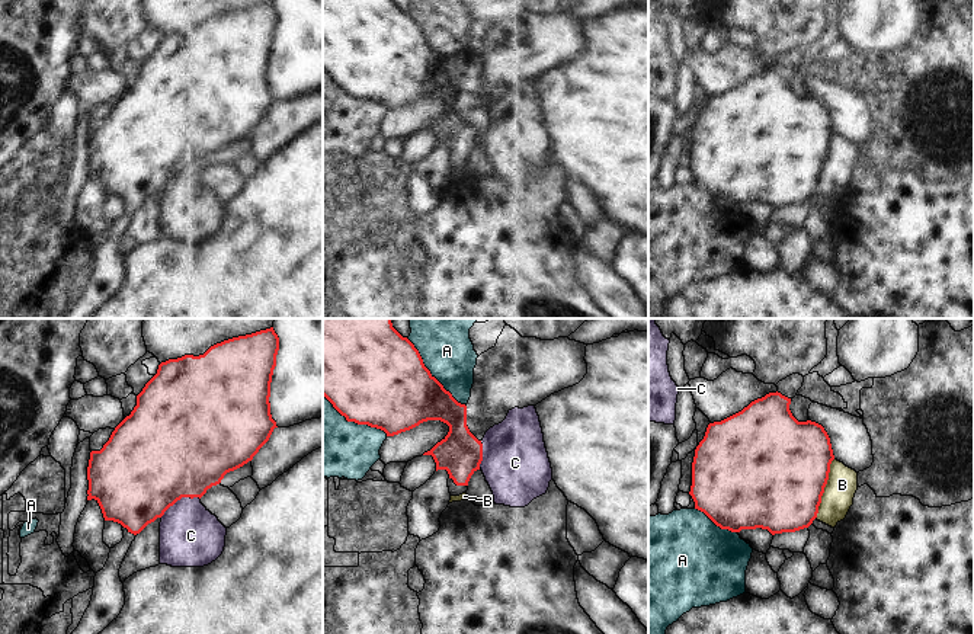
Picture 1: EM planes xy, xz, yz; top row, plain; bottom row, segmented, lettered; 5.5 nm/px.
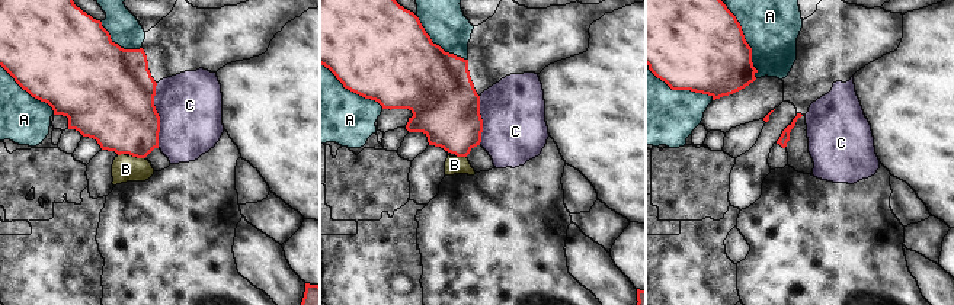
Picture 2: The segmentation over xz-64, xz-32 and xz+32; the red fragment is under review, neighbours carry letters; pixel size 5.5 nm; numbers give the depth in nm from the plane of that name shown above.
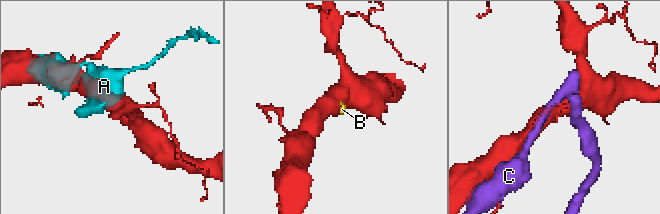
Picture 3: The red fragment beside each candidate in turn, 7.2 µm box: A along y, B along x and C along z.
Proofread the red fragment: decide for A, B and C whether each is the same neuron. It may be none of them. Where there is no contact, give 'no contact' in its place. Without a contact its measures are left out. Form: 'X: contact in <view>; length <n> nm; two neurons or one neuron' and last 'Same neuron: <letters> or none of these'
A: contact in xz; length 480 nm; two neurons
B: contact in yz; length 360 nm; two neurons
C: contact in xy; length 240 nm; two neurons
Same neuron: none of these

